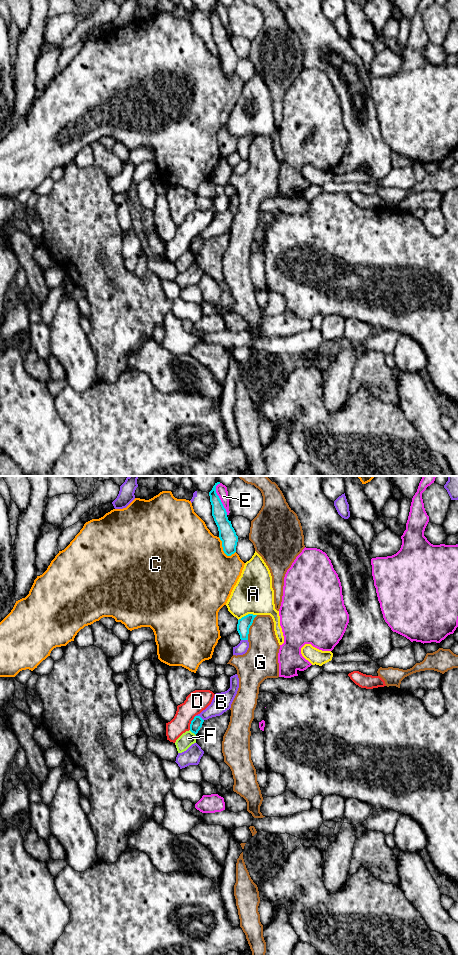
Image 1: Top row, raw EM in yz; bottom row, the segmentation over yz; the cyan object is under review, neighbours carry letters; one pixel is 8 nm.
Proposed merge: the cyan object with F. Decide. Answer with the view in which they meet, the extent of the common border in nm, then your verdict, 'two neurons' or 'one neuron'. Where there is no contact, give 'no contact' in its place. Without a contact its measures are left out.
contact in yz; length 70 nm; two neurons

